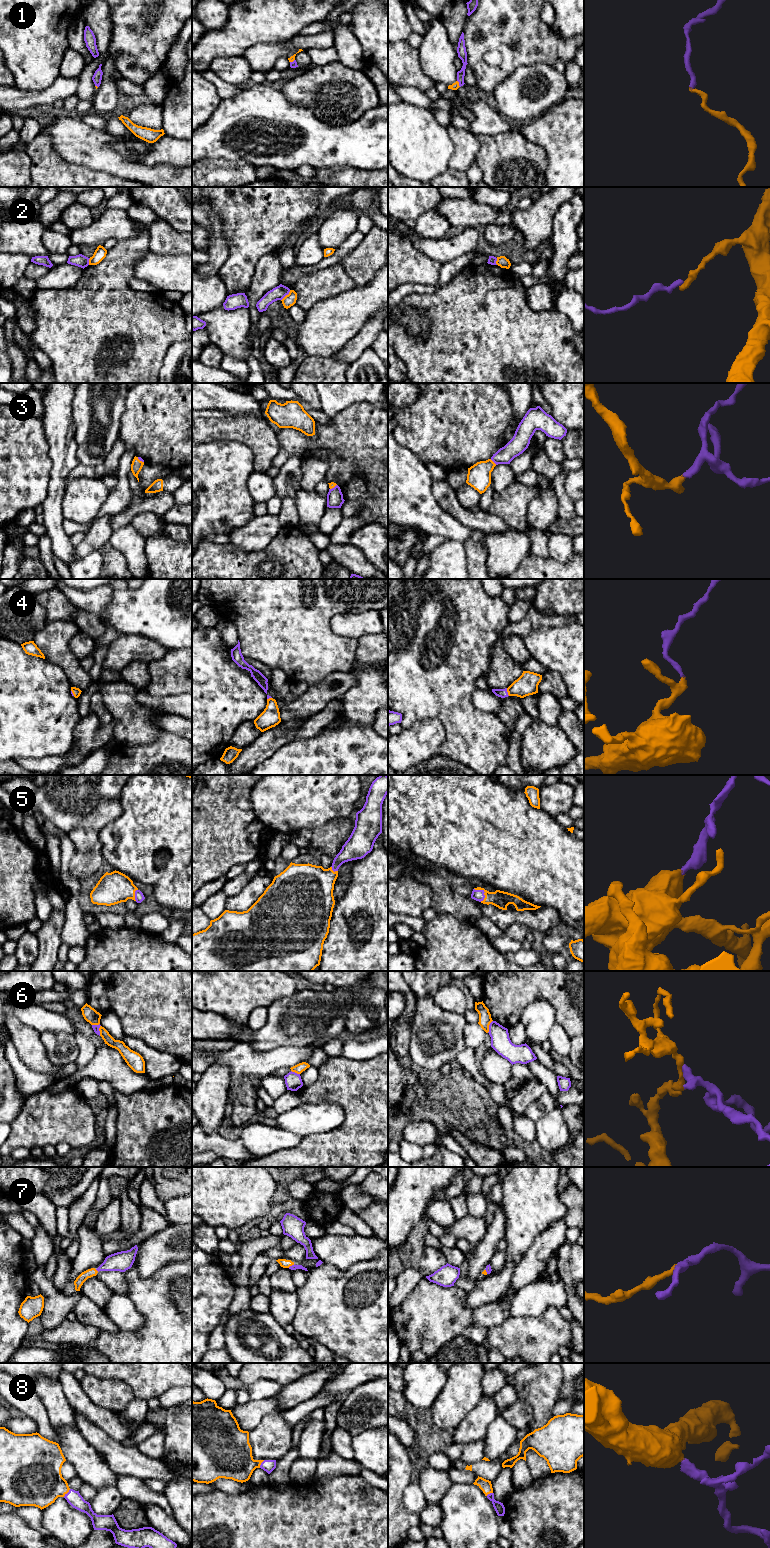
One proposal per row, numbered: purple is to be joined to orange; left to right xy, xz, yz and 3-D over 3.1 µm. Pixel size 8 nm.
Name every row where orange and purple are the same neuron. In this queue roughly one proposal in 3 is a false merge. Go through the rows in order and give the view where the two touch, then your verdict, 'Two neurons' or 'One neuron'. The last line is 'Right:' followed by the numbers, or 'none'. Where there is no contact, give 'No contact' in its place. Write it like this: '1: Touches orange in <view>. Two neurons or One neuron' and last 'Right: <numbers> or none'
1: Touches orange in yz. One neuron
2: Touches orange in xz. Two neurons
3: Touches orange in yz. One neuron
4: Touches orange in yz. One neuron
5: Touches orange in yz. One neuron
6: Touches orange in xy. Two neurons
7: Touches orange in xz. One neuron
8: Touches orange in xy. One neuron
Right: 1, 3, 4, 5, 7, 8

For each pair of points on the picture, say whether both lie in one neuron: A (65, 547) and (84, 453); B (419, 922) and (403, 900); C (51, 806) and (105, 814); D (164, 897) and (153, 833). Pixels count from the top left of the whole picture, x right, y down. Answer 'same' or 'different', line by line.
A: different
B: different
C: different
D: same

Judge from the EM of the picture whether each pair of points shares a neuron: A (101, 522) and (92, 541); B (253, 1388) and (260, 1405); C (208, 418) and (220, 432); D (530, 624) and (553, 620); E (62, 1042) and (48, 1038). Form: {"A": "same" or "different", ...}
{"A": "same", "B": "different", "C": "same", "D": "same", "E": "same"}

